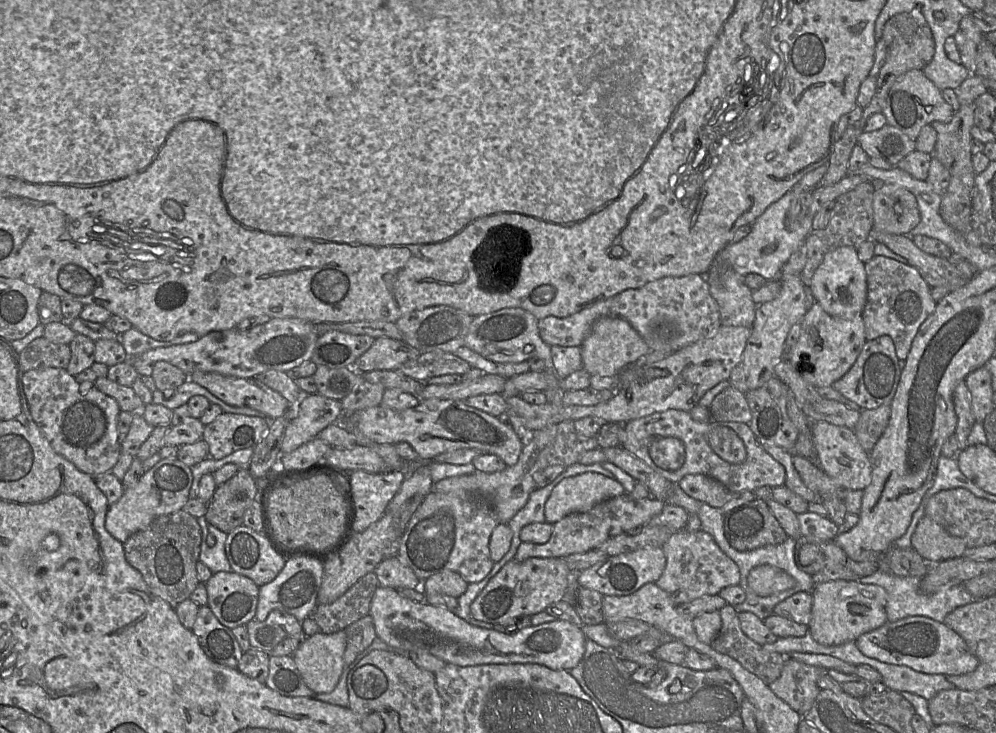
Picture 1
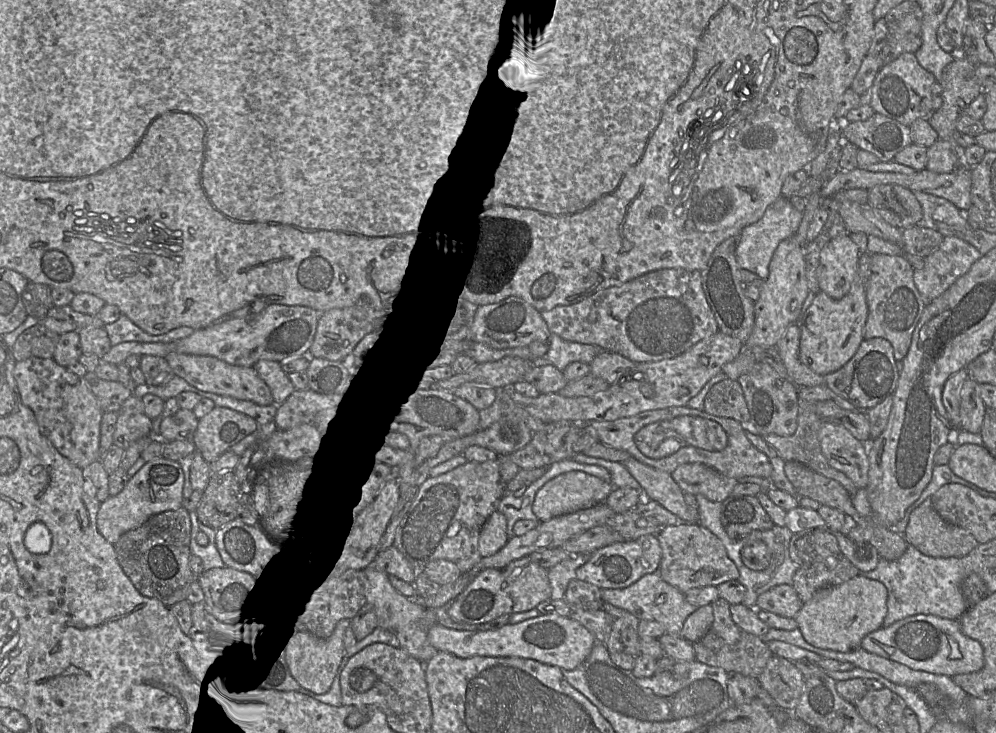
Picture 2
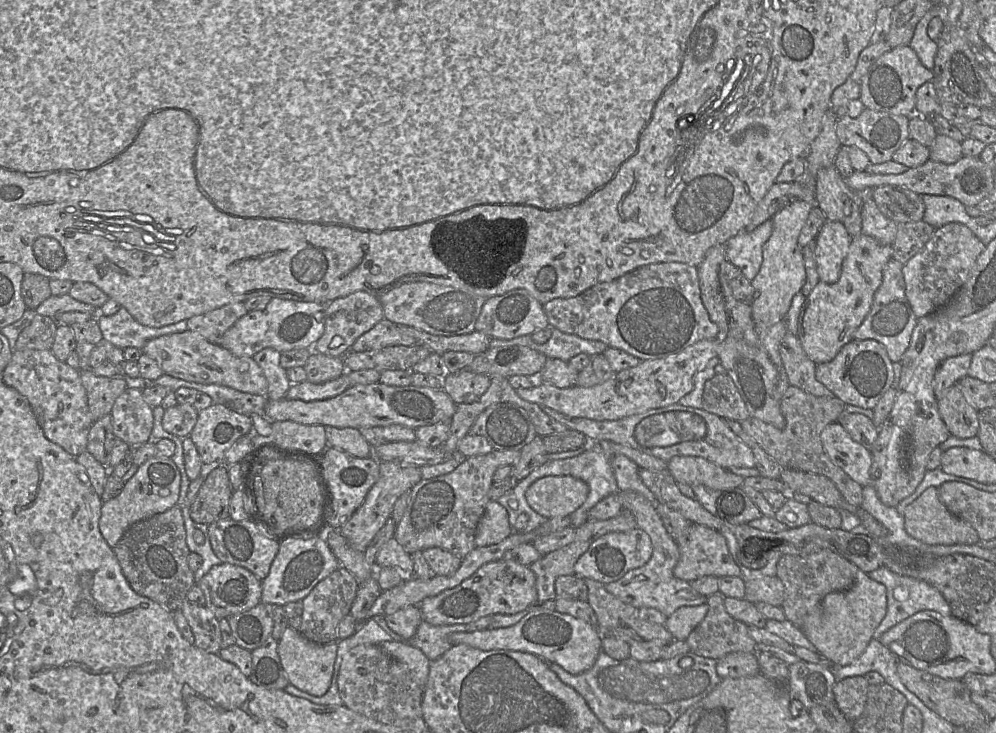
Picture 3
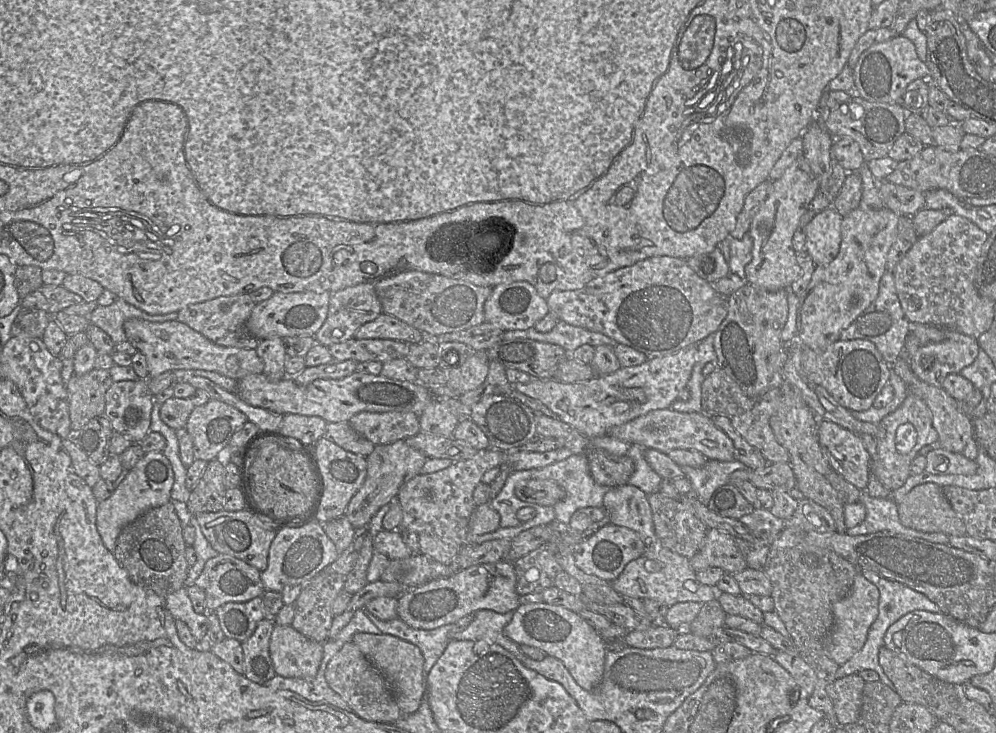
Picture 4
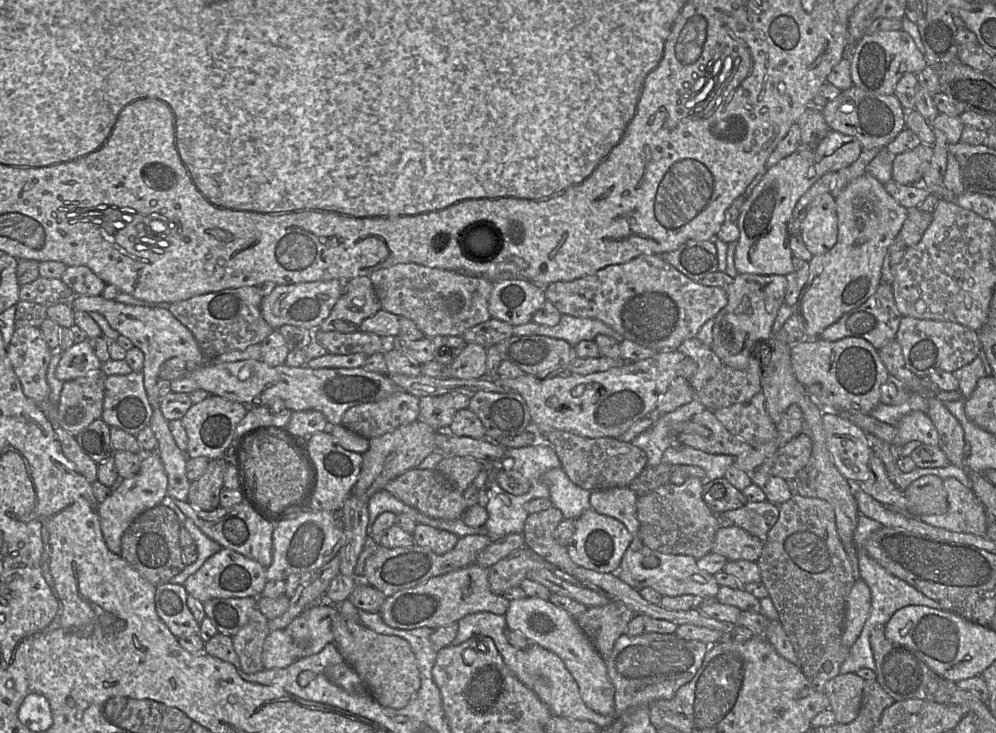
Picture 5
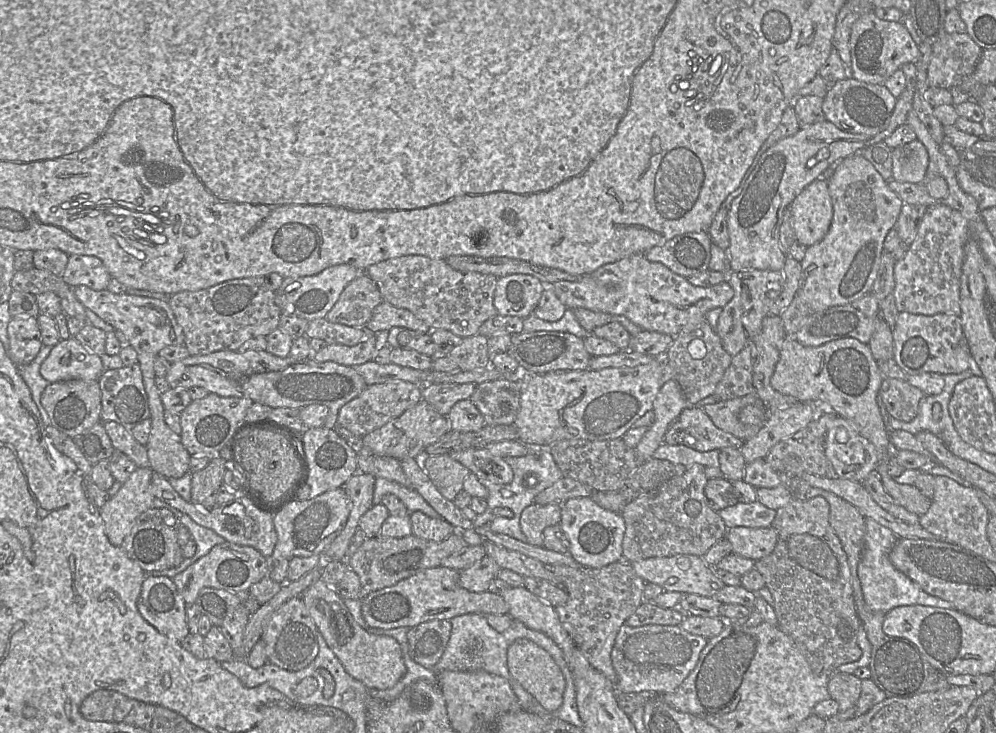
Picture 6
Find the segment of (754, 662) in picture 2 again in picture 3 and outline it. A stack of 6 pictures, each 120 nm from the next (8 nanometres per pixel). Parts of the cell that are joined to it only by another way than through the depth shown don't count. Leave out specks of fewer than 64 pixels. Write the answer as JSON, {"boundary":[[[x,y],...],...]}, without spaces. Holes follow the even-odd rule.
{"boundary":[[[721,593],[708,597],[704,619],[686,639],[693,653],[719,660],[732,652],[755,652],[757,642],[750,636],[748,625],[727,612],[724,598]]]}

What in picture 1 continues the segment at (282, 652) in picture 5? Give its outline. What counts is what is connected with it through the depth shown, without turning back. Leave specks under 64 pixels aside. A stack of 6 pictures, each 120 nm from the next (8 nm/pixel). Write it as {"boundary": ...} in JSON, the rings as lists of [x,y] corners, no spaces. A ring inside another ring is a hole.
{"boundary":[[[344,630],[332,634],[321,632],[304,639],[292,654],[305,684],[315,693],[329,693],[343,672],[346,648]]]}

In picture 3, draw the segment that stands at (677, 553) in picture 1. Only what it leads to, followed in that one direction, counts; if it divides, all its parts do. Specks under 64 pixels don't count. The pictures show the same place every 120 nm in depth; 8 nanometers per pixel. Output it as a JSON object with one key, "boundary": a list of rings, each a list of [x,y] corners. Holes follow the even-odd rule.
{"boundary":[[[691,524],[686,533],[677,539],[680,558],[674,568],[675,577],[692,582],[702,576],[724,576],[741,577],[741,570],[730,554],[725,537],[710,527]]]}

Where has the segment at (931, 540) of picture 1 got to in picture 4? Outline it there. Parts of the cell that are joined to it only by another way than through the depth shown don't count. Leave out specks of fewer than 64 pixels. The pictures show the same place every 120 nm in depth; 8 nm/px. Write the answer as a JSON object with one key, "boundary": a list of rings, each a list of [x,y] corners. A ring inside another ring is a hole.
{"boundary":[[[933,482],[912,488],[898,504],[900,522],[909,528],[926,533],[945,533],[948,536],[966,535],[966,526],[943,494],[942,487]]]}

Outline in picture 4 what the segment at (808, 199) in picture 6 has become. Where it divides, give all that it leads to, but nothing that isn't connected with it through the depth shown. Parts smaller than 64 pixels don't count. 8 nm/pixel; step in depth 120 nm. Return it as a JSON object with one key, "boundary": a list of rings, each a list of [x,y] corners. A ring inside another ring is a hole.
{"boundary":[[[829,206],[817,212],[806,227],[806,251],[816,265],[826,265],[839,253],[842,216]]]}

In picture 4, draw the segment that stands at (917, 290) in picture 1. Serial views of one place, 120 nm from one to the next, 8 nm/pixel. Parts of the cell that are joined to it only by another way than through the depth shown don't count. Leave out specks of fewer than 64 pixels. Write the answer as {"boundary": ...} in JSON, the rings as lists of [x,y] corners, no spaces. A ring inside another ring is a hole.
{"boundary":[[[886,270],[881,277],[876,299],[841,332],[839,340],[869,340],[876,346],[883,359],[891,365],[903,356],[904,344],[909,331],[910,322],[901,308],[893,272]]]}

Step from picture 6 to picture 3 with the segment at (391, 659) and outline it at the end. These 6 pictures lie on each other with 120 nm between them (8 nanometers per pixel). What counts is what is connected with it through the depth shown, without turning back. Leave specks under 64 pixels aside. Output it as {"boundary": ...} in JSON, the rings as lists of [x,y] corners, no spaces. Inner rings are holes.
{"boundary":[[[384,641],[378,645],[390,656],[404,663],[411,674],[412,679],[420,687],[424,687],[429,674],[430,660],[418,648],[399,641]]]}

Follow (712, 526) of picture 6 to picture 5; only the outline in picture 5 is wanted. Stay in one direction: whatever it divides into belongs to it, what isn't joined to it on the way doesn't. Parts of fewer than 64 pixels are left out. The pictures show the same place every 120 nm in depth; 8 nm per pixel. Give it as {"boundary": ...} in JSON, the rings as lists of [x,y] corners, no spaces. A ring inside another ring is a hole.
{"boundary":[[[688,477],[681,485],[667,483],[647,495],[638,497],[637,519],[640,524],[639,536],[643,544],[664,554],[690,555],[699,559],[712,551],[716,532],[722,526],[721,519],[714,514],[702,498],[703,481],[698,477]]]}

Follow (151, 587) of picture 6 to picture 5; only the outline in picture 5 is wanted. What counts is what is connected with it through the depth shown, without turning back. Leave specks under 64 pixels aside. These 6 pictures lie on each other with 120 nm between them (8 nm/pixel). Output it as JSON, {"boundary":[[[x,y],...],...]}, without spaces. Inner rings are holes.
{"boundary":[[[167,582],[155,587],[156,612],[177,638],[200,633],[200,623],[187,605],[187,596],[182,584]]]}

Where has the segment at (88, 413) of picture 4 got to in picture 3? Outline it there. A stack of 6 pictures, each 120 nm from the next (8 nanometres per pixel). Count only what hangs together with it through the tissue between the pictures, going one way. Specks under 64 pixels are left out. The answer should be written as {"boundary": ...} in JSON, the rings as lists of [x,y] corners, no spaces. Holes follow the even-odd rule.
{"boundary":[[[79,370],[79,373],[81,382],[86,390],[88,408],[95,422],[111,413],[115,400],[128,388],[128,386],[125,377],[122,376],[102,377],[95,375],[92,370]]]}

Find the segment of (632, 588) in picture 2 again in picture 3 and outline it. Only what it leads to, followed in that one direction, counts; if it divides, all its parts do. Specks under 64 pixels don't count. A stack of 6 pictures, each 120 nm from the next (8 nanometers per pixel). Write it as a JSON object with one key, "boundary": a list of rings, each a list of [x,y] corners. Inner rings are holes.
{"boundary":[[[618,491],[624,510],[629,510],[636,518],[637,528],[645,531],[651,538],[653,553],[649,561],[639,568],[629,570],[622,578],[605,585],[605,589],[621,601],[640,608],[655,608],[670,616],[682,606],[698,606],[707,602],[708,597],[695,591],[690,582],[674,575],[680,551],[675,540],[669,535],[654,505],[641,493]]]}

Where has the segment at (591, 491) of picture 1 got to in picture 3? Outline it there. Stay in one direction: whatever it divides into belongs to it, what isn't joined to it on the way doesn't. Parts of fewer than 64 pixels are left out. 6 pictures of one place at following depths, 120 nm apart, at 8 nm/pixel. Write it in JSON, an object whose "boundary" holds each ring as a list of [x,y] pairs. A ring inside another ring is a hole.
{"boundary":[[[547,476],[532,483],[525,493],[527,504],[541,516],[569,516],[586,501],[589,486],[572,476]]]}

